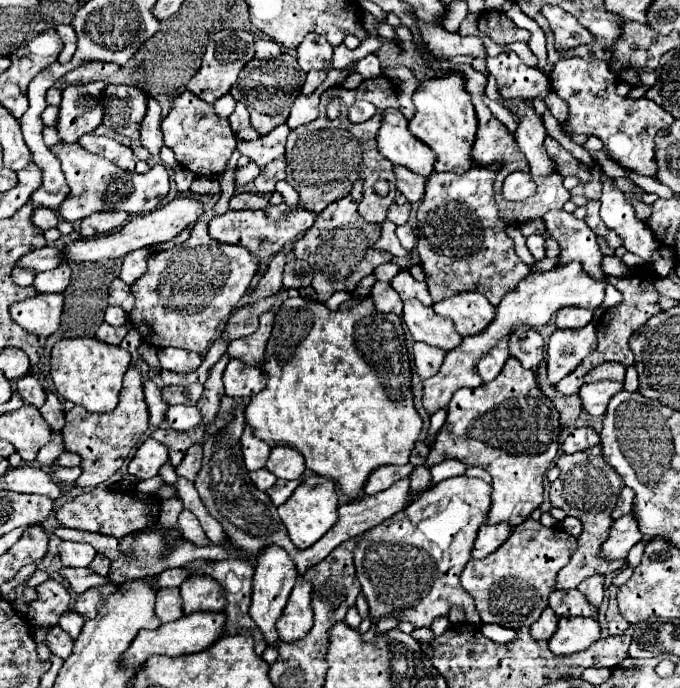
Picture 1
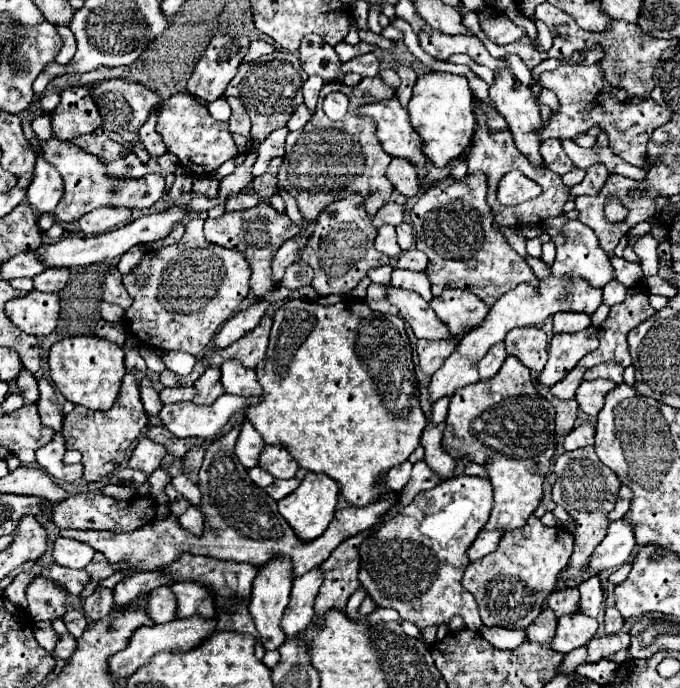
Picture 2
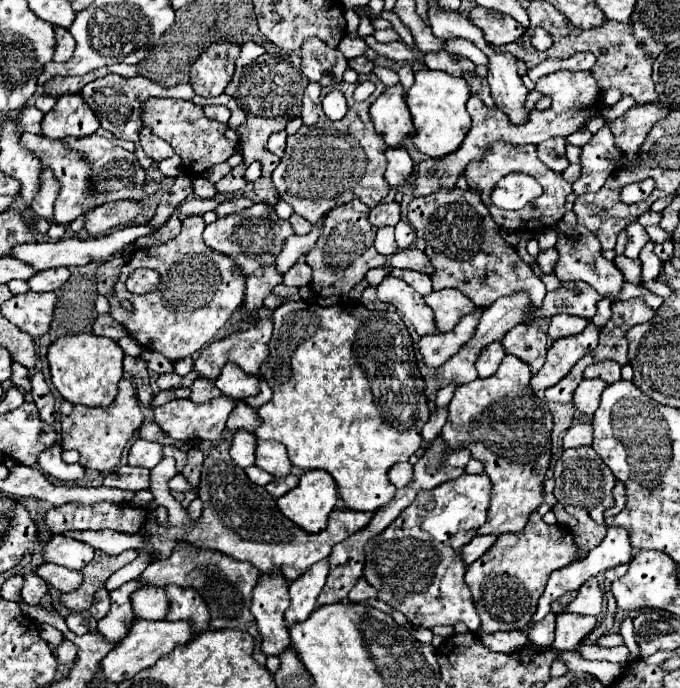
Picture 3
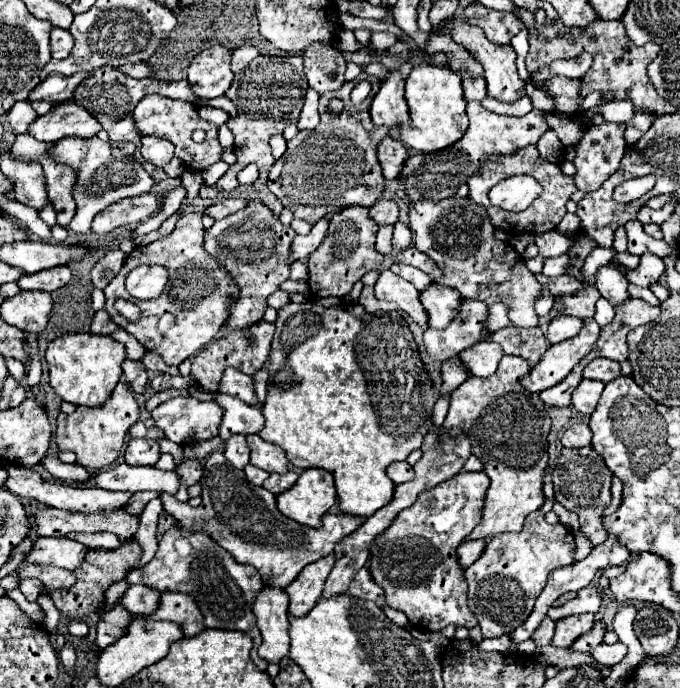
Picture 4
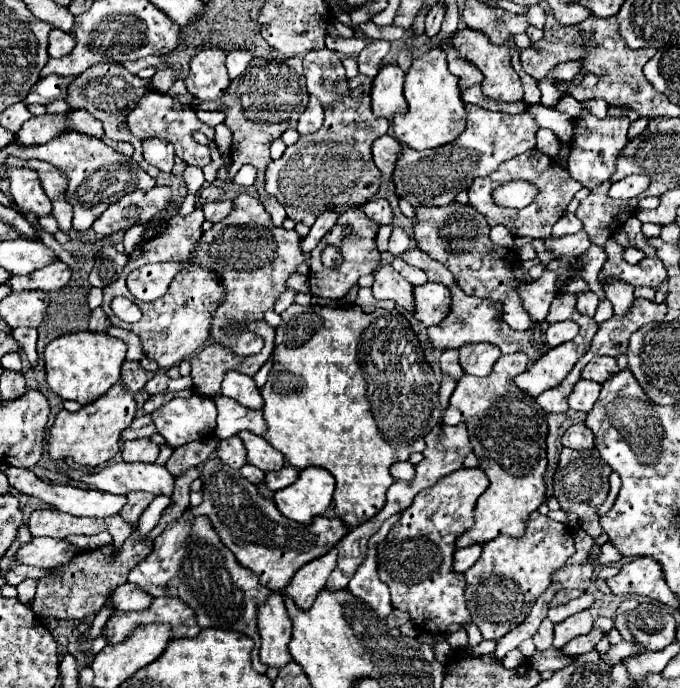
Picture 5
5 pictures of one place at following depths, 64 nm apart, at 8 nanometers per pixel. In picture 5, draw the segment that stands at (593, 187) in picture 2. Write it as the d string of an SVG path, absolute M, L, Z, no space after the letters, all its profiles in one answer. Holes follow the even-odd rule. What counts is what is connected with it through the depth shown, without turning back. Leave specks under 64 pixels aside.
M588 114L584 118L578 118L574 122L574 138L570 142L570 156L568 156L568 172L570 176L580 182L584 188L594 190L602 182L610 180L616 170L616 160L624 146L628 144L628 124L626 118L596 118L594 114Z

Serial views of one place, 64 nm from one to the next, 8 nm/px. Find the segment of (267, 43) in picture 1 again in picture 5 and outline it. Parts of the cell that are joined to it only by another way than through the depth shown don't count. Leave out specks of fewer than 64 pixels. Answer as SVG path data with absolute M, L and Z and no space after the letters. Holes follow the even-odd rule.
M244 50L230 52L228 58L226 58L226 68L228 68L230 78L236 78L238 74L242 74L248 68L248 64L250 64L252 58L254 58L252 52L244 52Z

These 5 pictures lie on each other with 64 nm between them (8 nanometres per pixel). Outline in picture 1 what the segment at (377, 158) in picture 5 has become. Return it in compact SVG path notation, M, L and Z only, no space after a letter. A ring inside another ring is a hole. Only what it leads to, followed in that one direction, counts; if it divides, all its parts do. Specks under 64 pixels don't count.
M394 168L396 174L396 184L398 190L406 196L408 202L420 202L424 198L424 188L426 188L426 178L416 176L414 172L408 172L404 168Z

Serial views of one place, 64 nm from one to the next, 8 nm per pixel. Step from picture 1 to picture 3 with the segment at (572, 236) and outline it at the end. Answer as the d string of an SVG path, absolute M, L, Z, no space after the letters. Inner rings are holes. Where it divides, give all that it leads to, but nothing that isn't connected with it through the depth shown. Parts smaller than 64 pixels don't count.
M558 220L552 230L558 236L556 242L556 250L560 254L556 266L554 266L554 274L558 280L562 282L570 282L570 280L582 280L588 282L596 292L600 292L604 298L614 298L620 292L622 286L622 274L616 268L616 264L612 260L606 260L602 256L602 246L600 240L596 240L596 236L584 228L582 224L576 226L568 226L564 220Z

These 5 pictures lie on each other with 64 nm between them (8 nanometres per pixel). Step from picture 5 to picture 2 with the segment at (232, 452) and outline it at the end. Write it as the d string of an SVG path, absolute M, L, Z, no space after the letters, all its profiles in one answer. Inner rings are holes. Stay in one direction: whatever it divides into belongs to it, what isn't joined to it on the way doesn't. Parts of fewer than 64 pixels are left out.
M244 422L242 432L238 436L238 442L236 442L236 456L240 458L240 462L246 468L258 466L258 458L260 458L264 446L266 444L264 444L262 436L256 432L256 428L250 422Z

